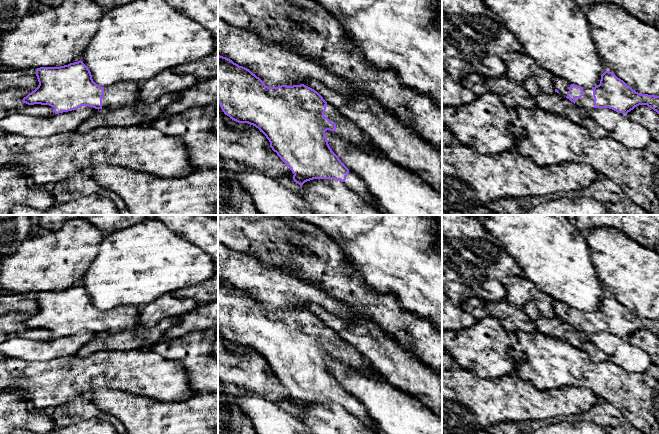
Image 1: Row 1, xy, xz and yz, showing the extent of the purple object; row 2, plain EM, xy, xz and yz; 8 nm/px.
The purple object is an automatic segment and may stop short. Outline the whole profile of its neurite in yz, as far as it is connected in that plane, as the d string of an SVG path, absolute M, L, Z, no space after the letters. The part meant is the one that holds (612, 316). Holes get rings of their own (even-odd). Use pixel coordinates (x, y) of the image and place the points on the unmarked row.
M607 294L595 311L584 312L560 301L555 301L554 311L555 316L587 335L609 332L627 338L639 329L647 329L659 338L659 320L640 318Z

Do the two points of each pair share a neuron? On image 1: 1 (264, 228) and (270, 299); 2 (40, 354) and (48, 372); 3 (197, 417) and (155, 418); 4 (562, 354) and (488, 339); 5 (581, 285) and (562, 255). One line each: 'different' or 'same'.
1: different
2: different
3: same
4: different
5: same

